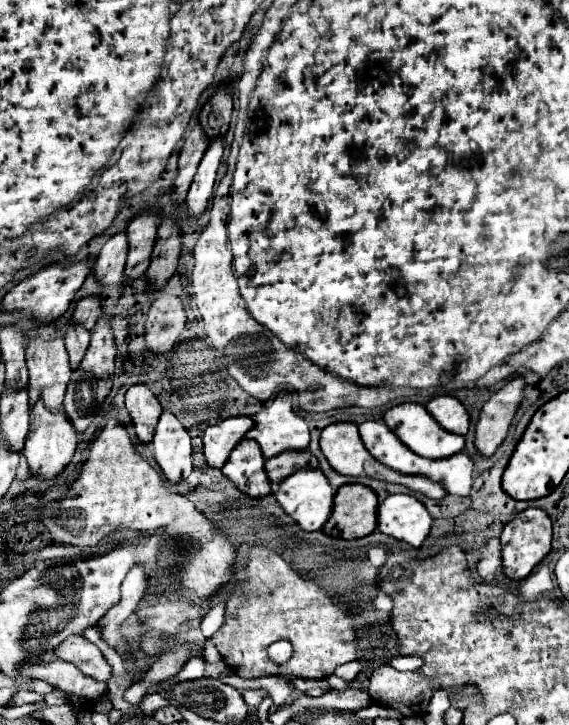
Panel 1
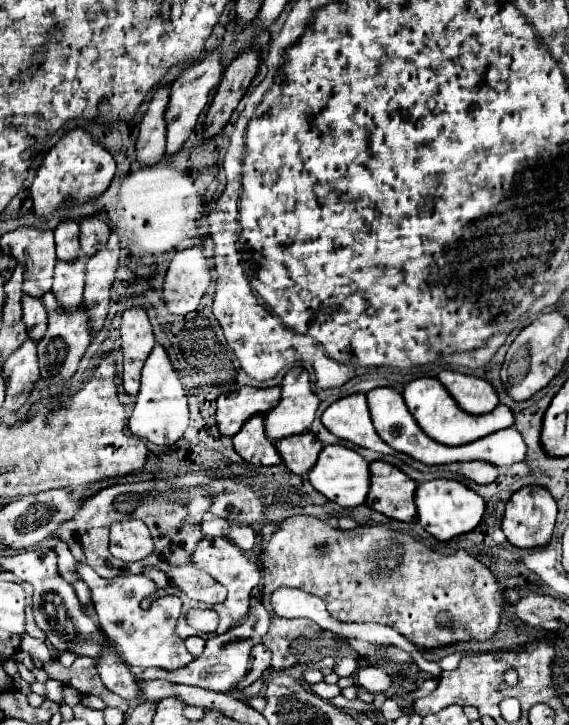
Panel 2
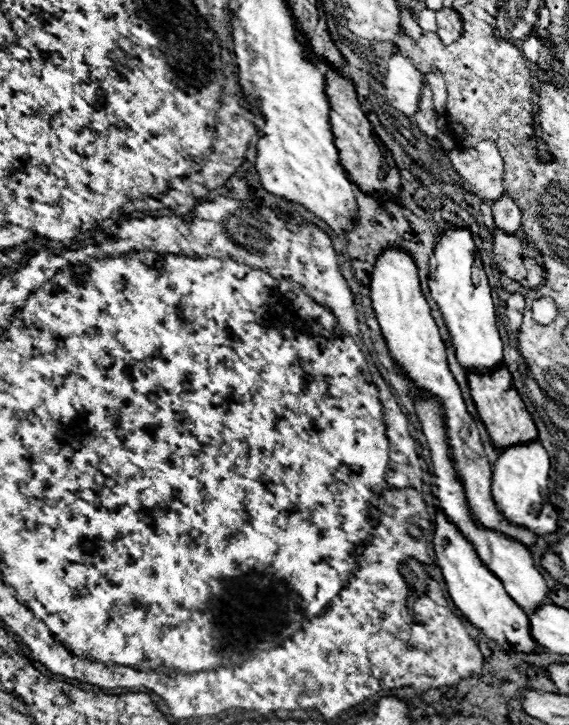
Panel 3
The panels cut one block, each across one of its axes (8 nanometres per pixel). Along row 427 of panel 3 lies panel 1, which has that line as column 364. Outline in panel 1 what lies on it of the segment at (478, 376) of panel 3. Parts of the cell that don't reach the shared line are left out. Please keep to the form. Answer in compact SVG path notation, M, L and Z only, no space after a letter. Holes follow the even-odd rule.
M344 484L338 488L330 520L324 532L334 538L362 538L378 526L378 496L364 484Z

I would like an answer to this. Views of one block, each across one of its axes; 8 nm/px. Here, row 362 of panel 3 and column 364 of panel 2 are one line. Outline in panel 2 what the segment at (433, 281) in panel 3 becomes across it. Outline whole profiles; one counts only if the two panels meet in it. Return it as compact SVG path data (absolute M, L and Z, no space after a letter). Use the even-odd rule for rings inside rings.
M324 446L318 462L308 474L310 484L324 494L330 502L336 502L342 508L354 508L366 502L368 488L370 488L370 472L368 472L368 462L354 450L344 448L344 446Z

